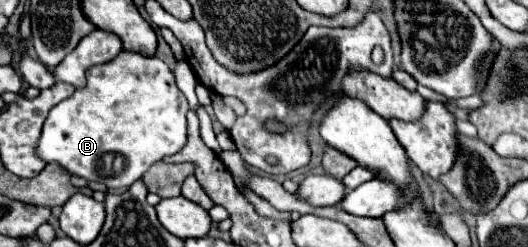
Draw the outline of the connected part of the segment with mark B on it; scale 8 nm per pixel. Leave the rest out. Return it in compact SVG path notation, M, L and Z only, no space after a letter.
M123 50L111 62L93 66L87 70L87 86L75 90L73 96L51 108L43 134L37 146L37 154L49 164L57 162L67 172L83 176L87 180L103 182L107 188L131 186L139 180L155 162L169 154L177 154L187 142L187 112L189 104L185 94L177 88L175 76L169 66L157 56L143 56Z

